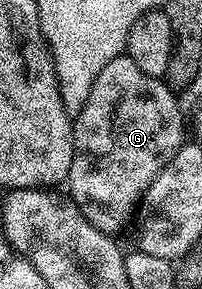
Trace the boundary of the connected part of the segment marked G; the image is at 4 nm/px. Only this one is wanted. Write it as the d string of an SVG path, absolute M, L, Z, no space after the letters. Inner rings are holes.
M127 55L110 59L110 63L98 71L98 79L94 79L82 111L75 114L72 122L73 154L66 182L67 196L72 198L86 220L98 227L98 231L117 235L131 221L133 224L144 192L185 144L184 113L175 96L177 94L161 78L146 75L146 71Z

